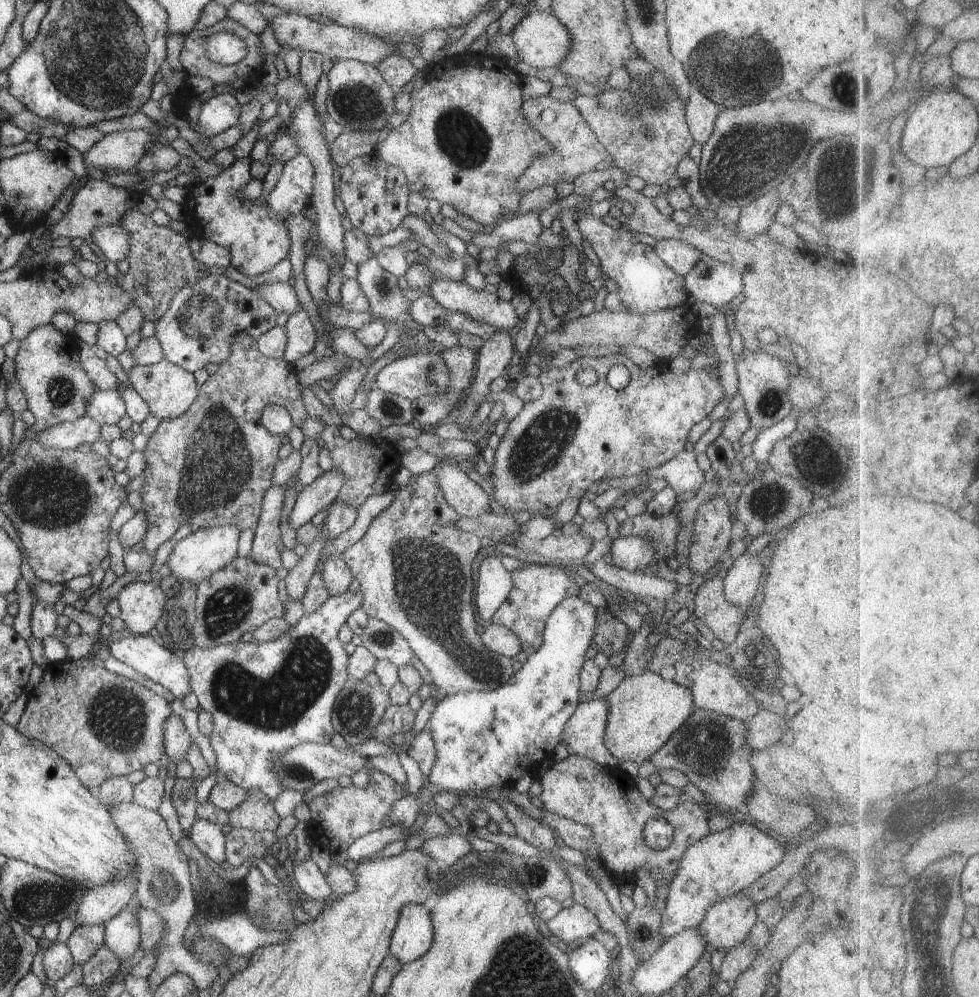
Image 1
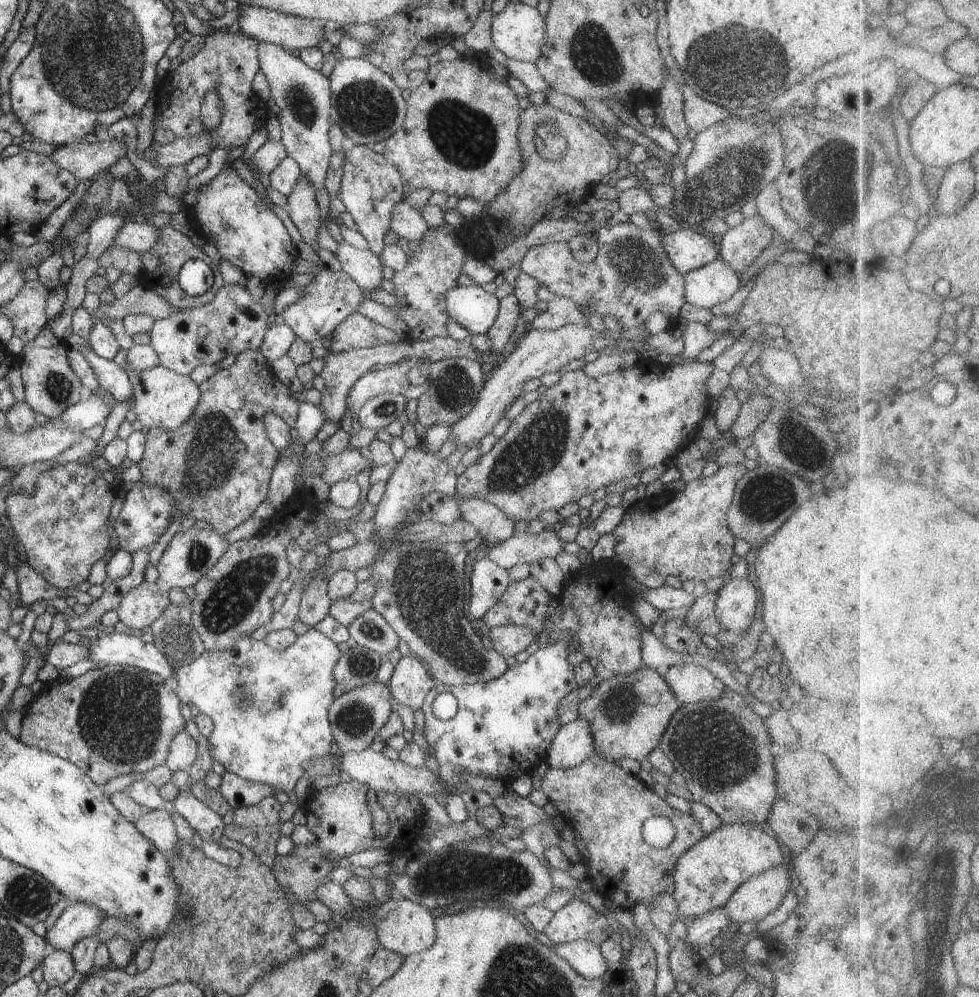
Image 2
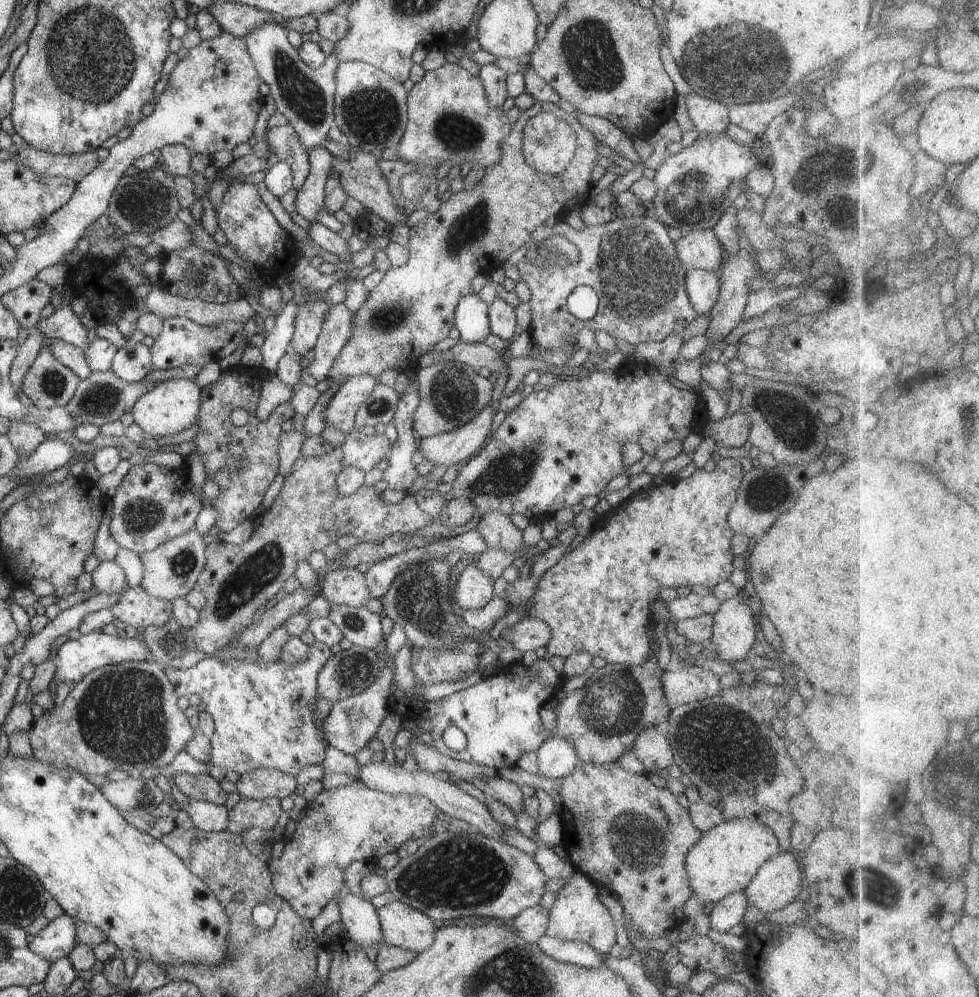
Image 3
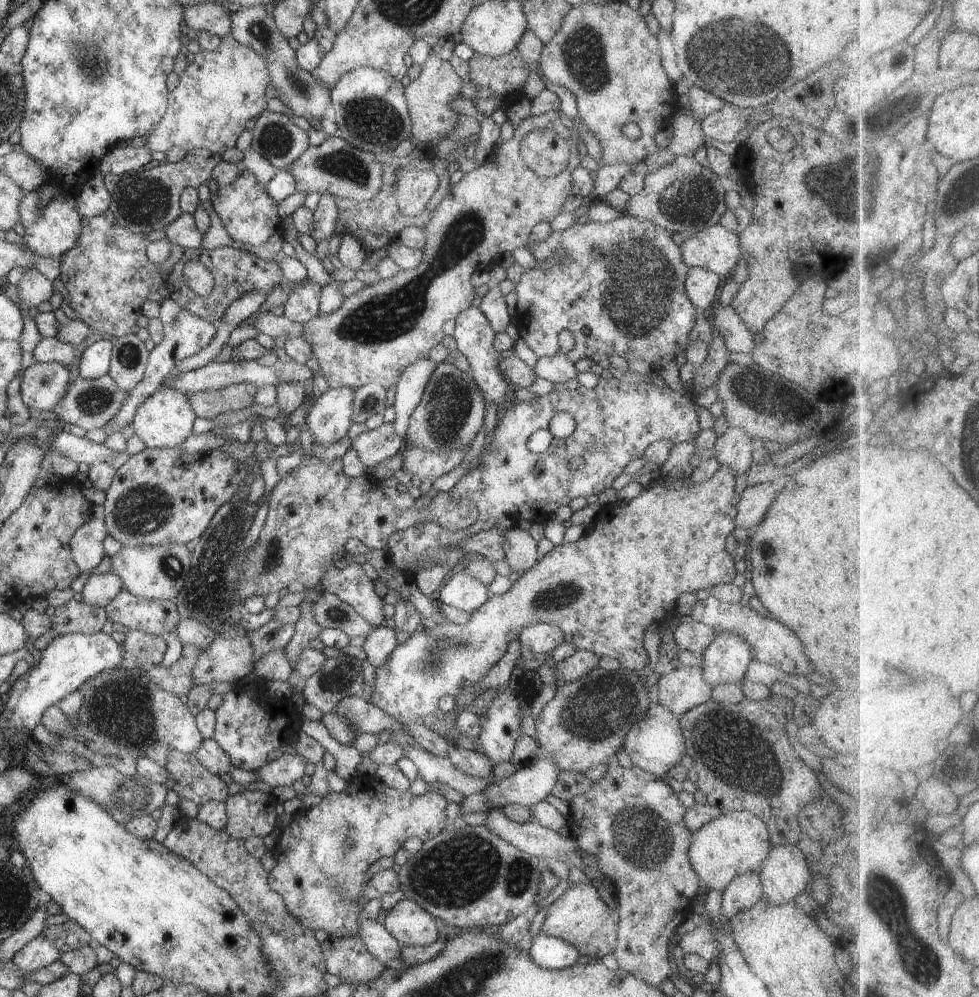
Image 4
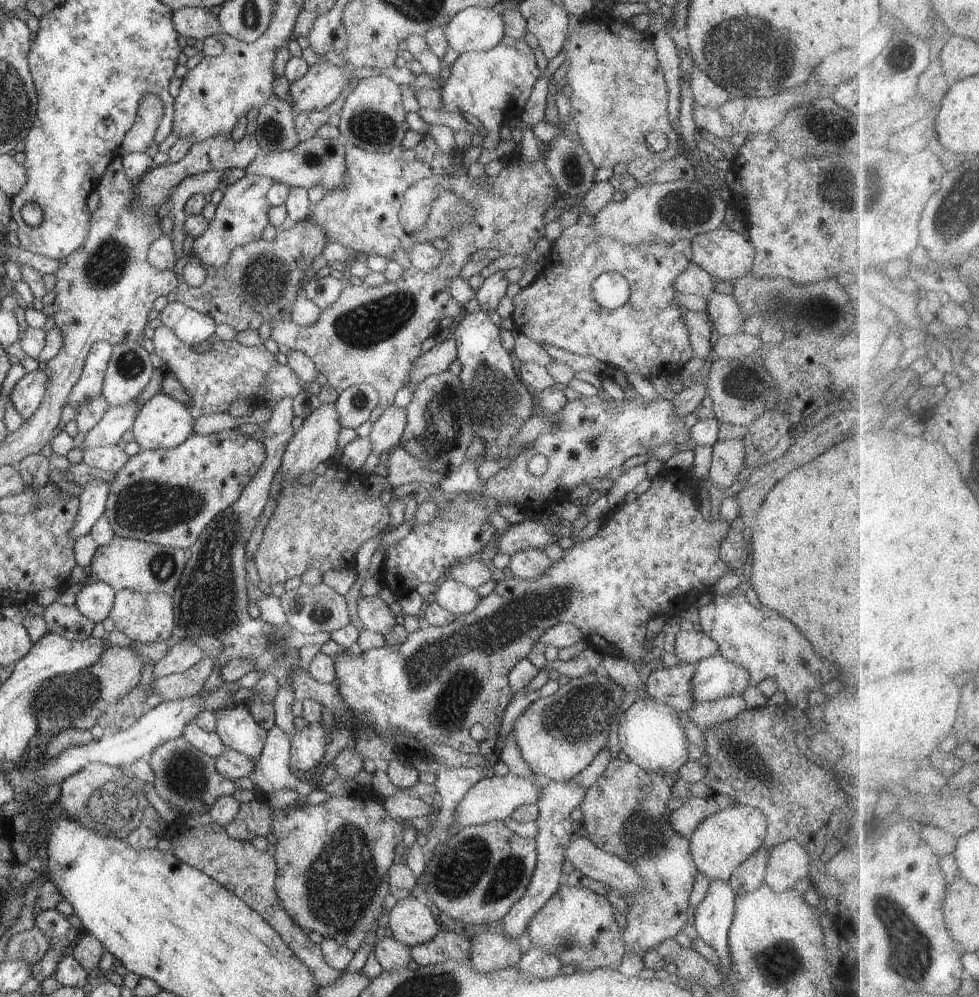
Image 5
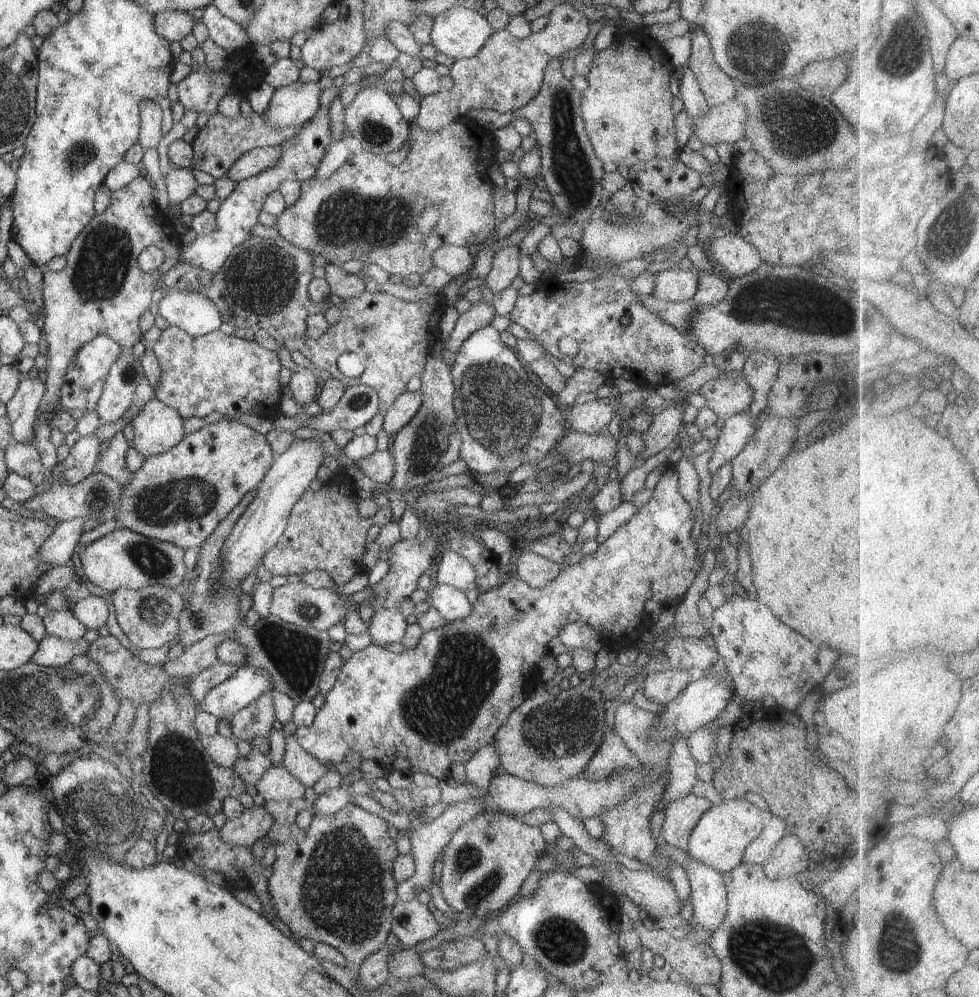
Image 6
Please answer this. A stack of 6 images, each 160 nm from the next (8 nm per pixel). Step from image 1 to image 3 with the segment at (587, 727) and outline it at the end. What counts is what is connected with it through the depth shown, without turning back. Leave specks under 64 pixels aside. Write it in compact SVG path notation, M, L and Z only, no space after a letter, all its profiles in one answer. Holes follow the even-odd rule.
M548 735L537 750L538 776L561 778L572 774L579 763L570 740Z

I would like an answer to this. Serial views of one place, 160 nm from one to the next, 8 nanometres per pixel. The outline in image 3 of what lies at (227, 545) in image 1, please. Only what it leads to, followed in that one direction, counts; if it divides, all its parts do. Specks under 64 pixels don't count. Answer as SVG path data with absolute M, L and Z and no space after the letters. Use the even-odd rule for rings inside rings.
M194 528L190 529L186 534L174 537L172 540L157 546L154 550L142 552L139 555L143 562L143 579L140 586L150 595L159 599L174 600L176 597L185 598L190 590L196 588L197 578L203 571L207 563L206 545L202 542L203 536Z

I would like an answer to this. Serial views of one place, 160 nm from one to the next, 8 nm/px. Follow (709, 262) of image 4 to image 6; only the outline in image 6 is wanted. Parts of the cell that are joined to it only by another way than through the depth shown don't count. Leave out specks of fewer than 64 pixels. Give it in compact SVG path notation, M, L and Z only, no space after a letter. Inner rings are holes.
M736 233L711 239L706 257L720 266L717 272L728 281L752 273L763 263L756 248Z

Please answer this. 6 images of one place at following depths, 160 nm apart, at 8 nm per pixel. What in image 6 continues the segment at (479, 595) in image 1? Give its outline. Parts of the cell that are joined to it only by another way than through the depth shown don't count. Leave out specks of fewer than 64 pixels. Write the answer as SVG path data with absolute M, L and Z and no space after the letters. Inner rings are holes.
M447 585L434 586L434 590L430 594L430 602L432 602L431 606L440 612L440 616L444 620L448 620L448 623L466 618L473 610L465 590Z

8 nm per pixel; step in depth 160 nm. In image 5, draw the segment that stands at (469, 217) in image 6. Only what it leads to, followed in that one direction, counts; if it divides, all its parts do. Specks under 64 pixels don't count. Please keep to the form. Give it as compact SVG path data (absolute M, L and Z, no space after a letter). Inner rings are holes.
M432 136L422 138L412 150L403 150L399 146L388 153L370 153L348 143L345 146L348 170L344 182L348 182L348 188L327 192L320 202L314 204L307 219L307 222L318 224L326 230L328 243L338 243L368 256L384 256L391 260L390 256L396 250L408 253L414 244L430 243L430 240L442 237L444 228L450 228L456 218L465 218L474 212L470 206L466 206L464 198L445 190L432 202L431 212L422 230L413 234L404 232L398 213L407 193L420 180L457 170L460 166L453 167L457 156L444 154Z

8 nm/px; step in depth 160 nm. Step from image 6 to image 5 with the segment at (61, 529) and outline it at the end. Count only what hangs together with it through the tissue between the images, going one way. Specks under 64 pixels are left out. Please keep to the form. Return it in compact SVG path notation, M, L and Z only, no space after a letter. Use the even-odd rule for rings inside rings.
M96 476L92 478L92 482L88 482L84 486L78 497L78 500L80 500L78 516L76 516L74 526L68 534L72 540L76 541L91 532L97 520L105 514L108 494L109 483L98 480Z

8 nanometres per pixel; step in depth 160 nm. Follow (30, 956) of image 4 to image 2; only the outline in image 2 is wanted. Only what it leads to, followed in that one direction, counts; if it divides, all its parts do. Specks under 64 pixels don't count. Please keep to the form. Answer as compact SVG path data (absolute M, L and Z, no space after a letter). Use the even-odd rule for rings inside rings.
M76 901L69 902L46 931L44 938L49 950L70 953L79 940L95 934L104 917L105 914L95 906Z

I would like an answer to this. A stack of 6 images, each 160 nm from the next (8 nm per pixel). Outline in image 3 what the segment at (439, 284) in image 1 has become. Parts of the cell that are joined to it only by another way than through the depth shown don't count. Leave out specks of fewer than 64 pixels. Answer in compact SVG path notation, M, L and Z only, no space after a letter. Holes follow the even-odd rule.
M478 294L464 295L455 308L454 326L465 343L484 343L489 329L489 304Z

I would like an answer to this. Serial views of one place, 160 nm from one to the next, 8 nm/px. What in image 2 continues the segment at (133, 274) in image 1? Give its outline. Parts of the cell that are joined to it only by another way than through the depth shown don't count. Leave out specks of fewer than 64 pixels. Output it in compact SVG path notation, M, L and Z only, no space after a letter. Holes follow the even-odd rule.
M169 226L160 229L160 238L158 239L156 246L153 246L152 249L140 254L143 262L143 271L137 280L138 284L148 286L150 289L154 290L154 292L157 292L165 299L168 299L175 306L176 310L193 309L207 305L209 302L213 301L216 293L225 285L222 280L219 266L214 264L212 258L209 255L206 255L200 247L194 245L190 241L188 235L176 231L173 227ZM194 259L200 259L206 262L206 264L213 270L215 278L214 284L208 292L195 297L186 294L186 292L180 288L178 282L179 272L181 271L182 266L189 260Z

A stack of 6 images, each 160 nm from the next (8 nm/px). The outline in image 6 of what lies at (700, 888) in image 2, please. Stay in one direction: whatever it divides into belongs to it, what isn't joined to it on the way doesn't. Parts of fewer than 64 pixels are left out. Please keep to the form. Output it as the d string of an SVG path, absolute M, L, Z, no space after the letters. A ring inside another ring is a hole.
M747 799L723 800L702 814L689 836L687 853L723 874L743 862L746 847L762 832L767 814Z

